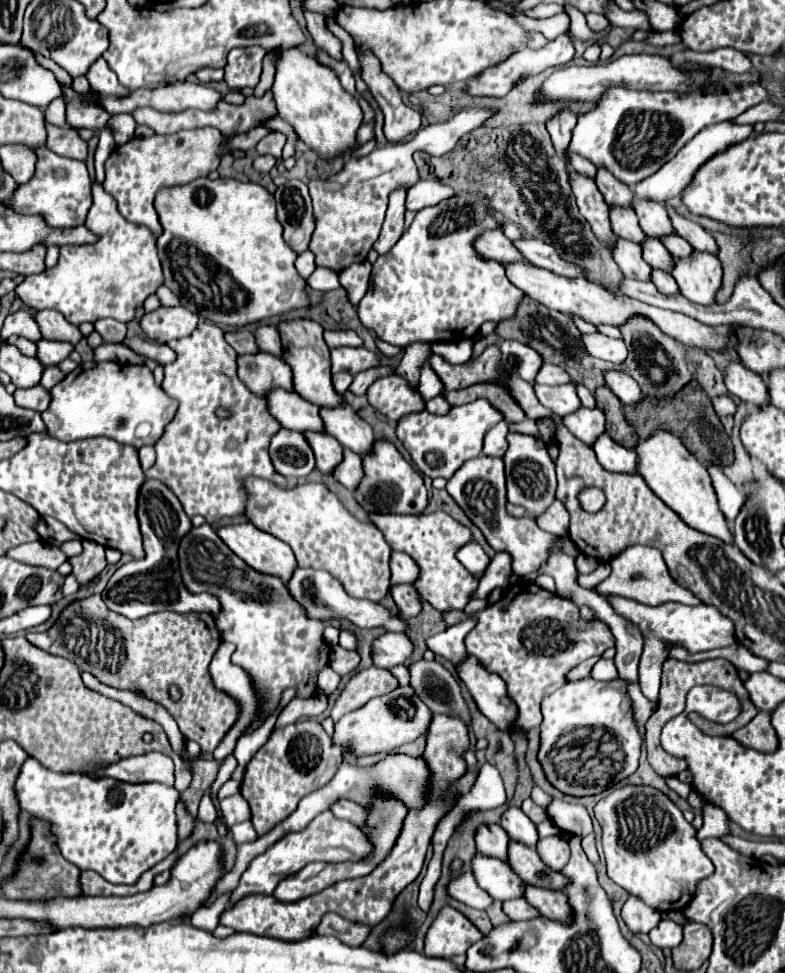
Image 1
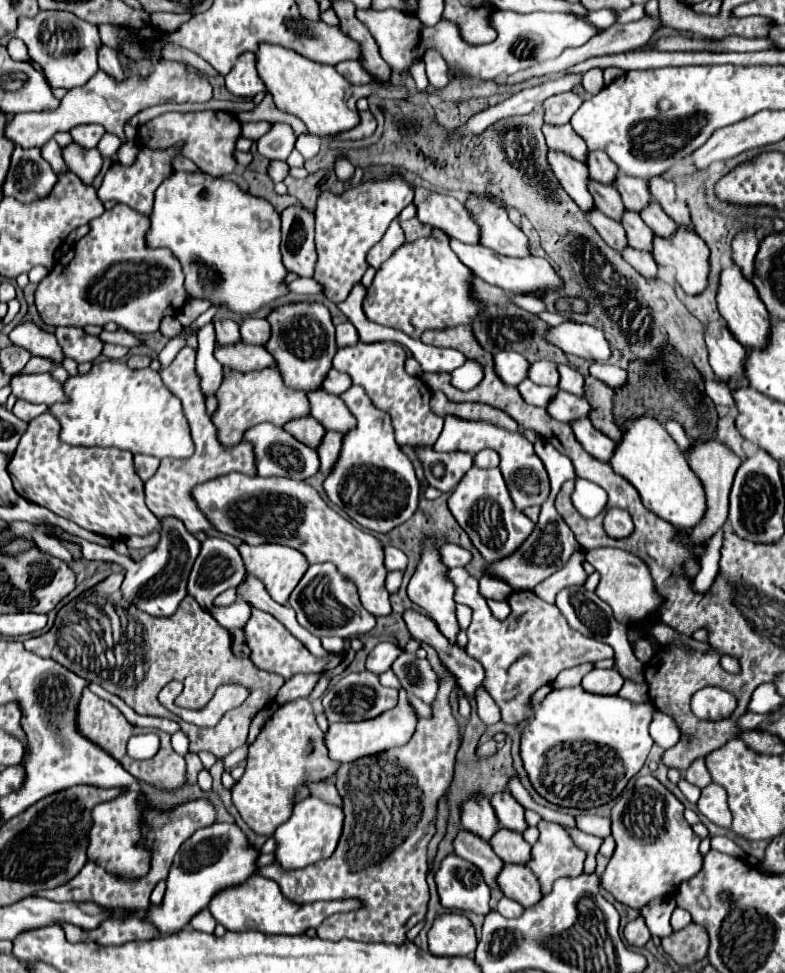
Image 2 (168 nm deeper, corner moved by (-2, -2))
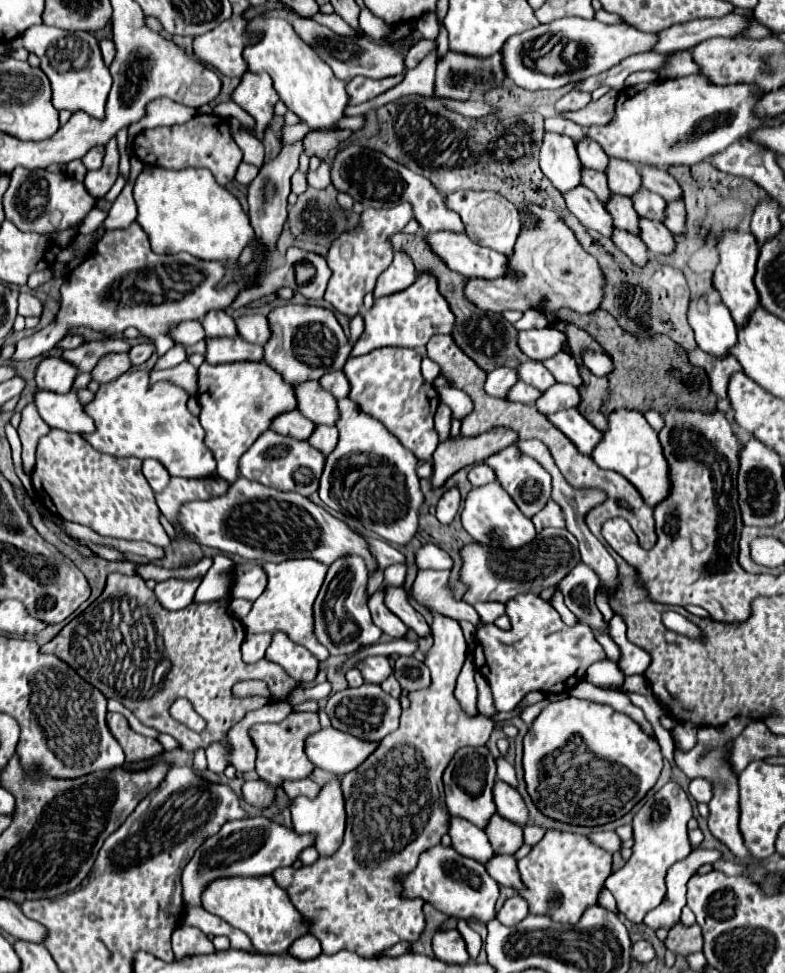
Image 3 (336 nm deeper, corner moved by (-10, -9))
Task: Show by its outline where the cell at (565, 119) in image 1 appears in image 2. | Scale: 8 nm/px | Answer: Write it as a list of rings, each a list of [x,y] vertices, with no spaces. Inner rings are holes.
[[[564,92],[564,94],[556,94],[556,96],[550,96],[546,102],[544,102],[544,122],[546,124],[568,124],[572,114],[582,106],[582,98],[574,92]]]

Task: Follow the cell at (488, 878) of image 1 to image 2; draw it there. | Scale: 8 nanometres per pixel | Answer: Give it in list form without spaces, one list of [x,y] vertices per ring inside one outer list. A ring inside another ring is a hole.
[[[460,828],[460,832],[454,838],[454,852],[456,856],[472,862],[474,866],[478,866],[484,874],[484,880],[490,888],[496,888],[496,874],[502,870],[502,860],[494,854],[492,846],[478,838],[476,834],[470,834],[468,830]]]

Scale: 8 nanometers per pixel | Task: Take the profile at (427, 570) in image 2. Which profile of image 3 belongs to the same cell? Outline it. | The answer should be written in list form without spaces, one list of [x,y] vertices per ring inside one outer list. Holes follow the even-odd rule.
[[[428,609],[428,611],[430,611],[430,615],[432,615],[432,619],[434,619],[432,625],[430,625],[430,627],[432,627],[432,637],[434,637],[434,647],[432,647],[430,653],[426,655],[426,665],[428,665],[428,669],[432,671],[432,685],[430,685],[430,689],[424,689],[424,691],[418,691],[418,693],[410,693],[410,707],[402,713],[402,717],[400,717],[400,727],[398,727],[394,733],[390,733],[390,735],[380,743],[380,747],[374,751],[374,755],[370,755],[358,769],[346,773],[346,775],[340,779],[340,783],[342,783],[342,793],[344,793],[344,801],[346,801],[346,815],[348,815],[348,819],[346,819],[344,843],[342,843],[340,849],[334,853],[334,857],[328,857],[328,859],[322,857],[322,859],[318,859],[316,863],[312,863],[312,865],[302,865],[300,869],[294,869],[294,867],[280,867],[280,869],[276,869],[276,871],[272,873],[274,881],[288,893],[290,901],[294,903],[294,907],[296,907],[308,921],[312,921],[312,935],[316,935],[316,937],[320,939],[324,953],[336,953],[336,951],[340,951],[340,949],[348,949],[348,951],[354,951],[354,953],[358,953],[358,955],[362,955],[362,957],[378,957],[380,953],[388,951],[392,945],[400,943],[400,941],[412,941],[412,943],[414,943],[414,941],[420,939],[420,935],[422,935],[424,929],[426,929],[426,919],[424,919],[424,911],[422,911],[424,899],[408,899],[408,897],[402,897],[402,883],[404,883],[404,877],[416,869],[418,859],[420,859],[420,853],[424,853],[424,851],[428,851],[430,847],[438,845],[438,843],[440,843],[440,837],[442,837],[444,833],[448,833],[448,829],[450,829],[450,819],[452,819],[452,817],[450,817],[450,813],[448,813],[448,809],[446,809],[446,803],[444,803],[444,783],[442,783],[442,773],[444,773],[444,769],[448,767],[450,757],[454,757],[454,753],[456,753],[458,749],[462,749],[462,747],[480,747],[480,745],[486,745],[486,741],[488,741],[488,737],[490,737],[490,733],[492,733],[492,729],[494,729],[492,719],[472,719],[472,717],[468,717],[468,715],[460,709],[460,705],[458,705],[458,701],[456,701],[456,697],[454,697],[456,677],[458,677],[458,673],[460,673],[462,665],[464,665],[464,659],[466,659],[466,639],[464,639],[464,633],[462,633],[460,623],[458,623],[456,619],[452,619],[452,617],[446,617],[446,615],[436,613],[436,611],[432,611],[432,609]]]

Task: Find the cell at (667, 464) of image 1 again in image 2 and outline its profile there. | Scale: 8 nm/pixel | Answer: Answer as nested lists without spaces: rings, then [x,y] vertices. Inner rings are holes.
[[[646,416],[628,420],[622,432],[622,440],[616,444],[616,450],[610,458],[610,466],[638,490],[644,506],[658,514],[662,520],[678,528],[696,526],[702,520],[706,512],[702,482],[688,466],[684,452],[658,420]]]

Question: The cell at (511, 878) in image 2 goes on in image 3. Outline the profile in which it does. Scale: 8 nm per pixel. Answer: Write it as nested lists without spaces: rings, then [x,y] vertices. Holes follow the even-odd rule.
[[[494,855],[494,857],[488,861],[486,871],[488,871],[488,875],[490,875],[498,885],[510,887],[510,889],[514,889],[514,891],[526,889],[526,885],[524,885],[522,879],[520,879],[520,873],[518,873],[516,859],[514,859],[514,857],[498,857],[498,855]]]

